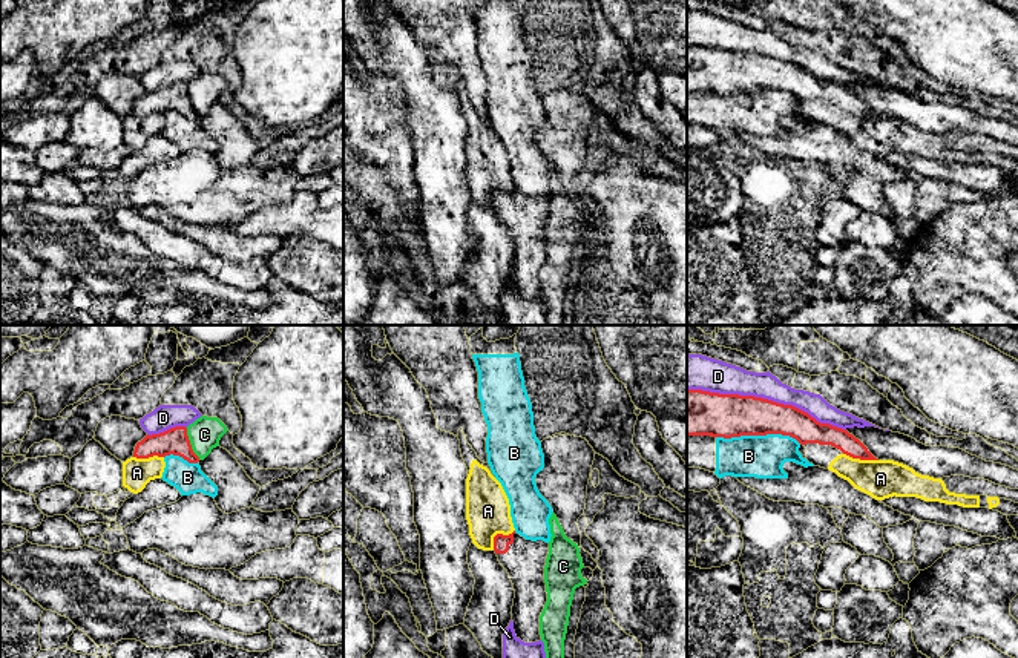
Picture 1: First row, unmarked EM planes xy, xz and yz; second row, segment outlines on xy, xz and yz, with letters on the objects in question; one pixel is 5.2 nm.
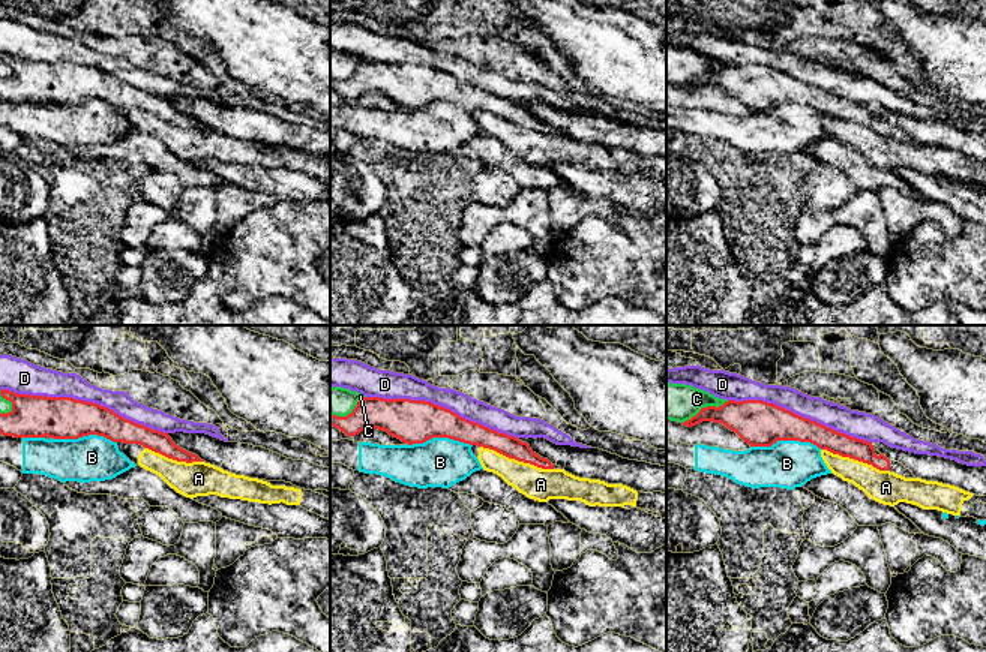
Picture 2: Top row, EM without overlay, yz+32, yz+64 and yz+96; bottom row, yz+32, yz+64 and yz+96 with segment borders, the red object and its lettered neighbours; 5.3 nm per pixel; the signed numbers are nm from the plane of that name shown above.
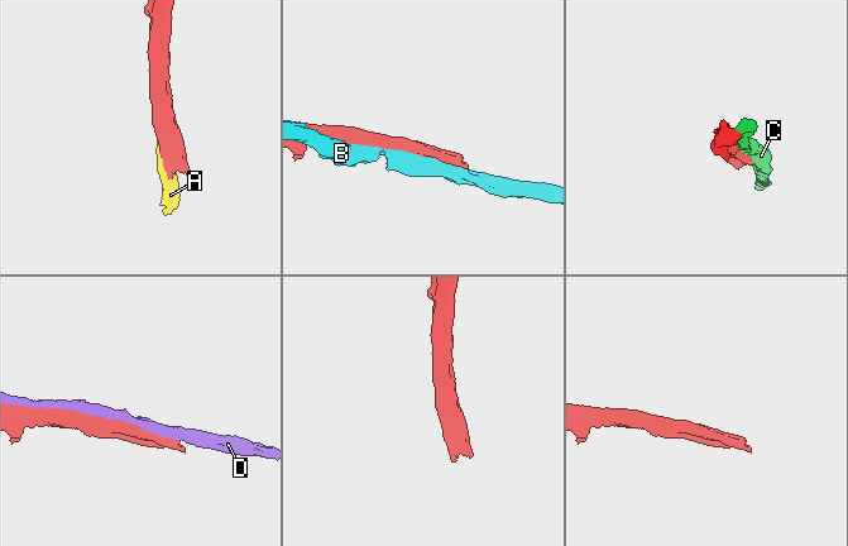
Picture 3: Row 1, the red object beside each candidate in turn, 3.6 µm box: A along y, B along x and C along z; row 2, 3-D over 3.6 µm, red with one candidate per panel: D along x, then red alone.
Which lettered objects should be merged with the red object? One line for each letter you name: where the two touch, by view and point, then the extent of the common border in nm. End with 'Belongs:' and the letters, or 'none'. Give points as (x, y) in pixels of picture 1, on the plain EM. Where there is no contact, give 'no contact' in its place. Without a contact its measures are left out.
Belongs: none

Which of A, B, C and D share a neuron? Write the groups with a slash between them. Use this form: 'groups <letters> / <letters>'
groups A / B / C / D

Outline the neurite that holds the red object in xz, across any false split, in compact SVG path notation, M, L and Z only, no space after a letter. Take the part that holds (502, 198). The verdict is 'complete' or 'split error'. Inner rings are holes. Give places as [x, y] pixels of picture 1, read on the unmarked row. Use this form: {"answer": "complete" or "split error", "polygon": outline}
{"answer": "split error", "polygon": "M514 187L509 192L497 190L494 207L514 241L512 278L517 294L540 298L540 271L547 258L544 222L549 199L526 196Z"}

